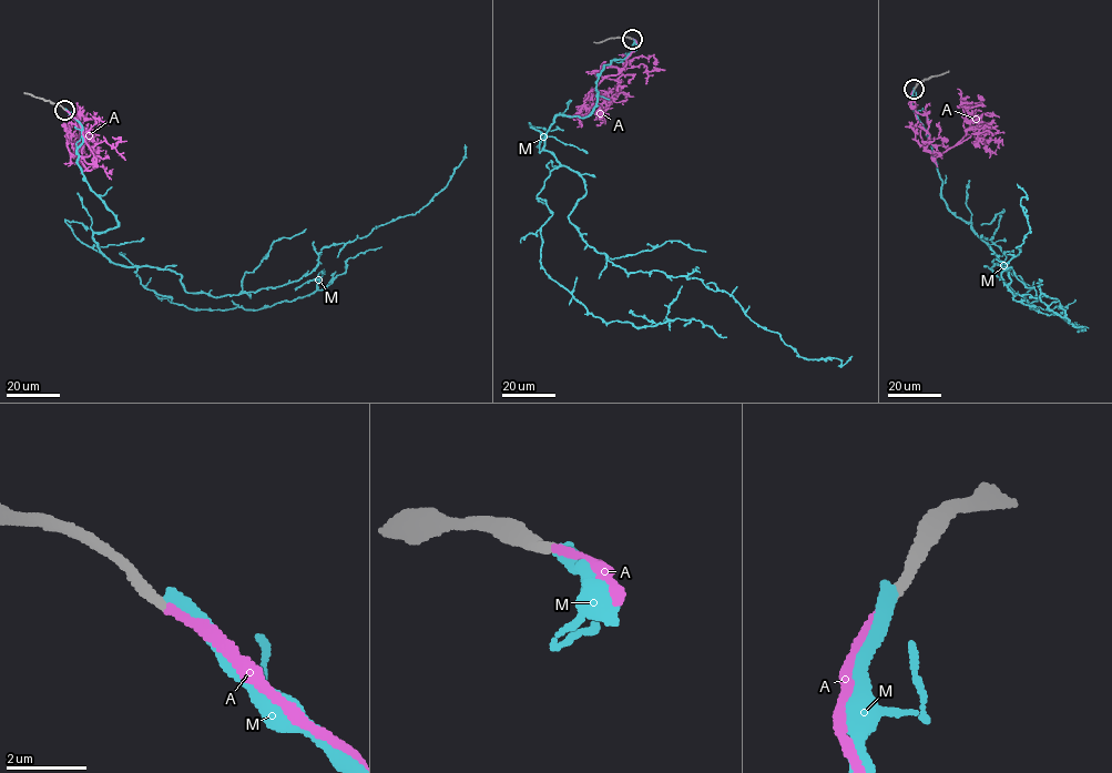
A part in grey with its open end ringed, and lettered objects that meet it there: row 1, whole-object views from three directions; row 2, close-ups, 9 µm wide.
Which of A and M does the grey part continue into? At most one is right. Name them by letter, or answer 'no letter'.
A

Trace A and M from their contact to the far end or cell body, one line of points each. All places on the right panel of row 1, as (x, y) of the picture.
A: (914, 89), (924, 145), (934, 154), (961, 140), (963, 111), (980, 102), (978, 94)
M: (915, 88), (947, 206), (1031, 309), (1013, 301), (1005, 266), (1029, 232), (1017, 184)

